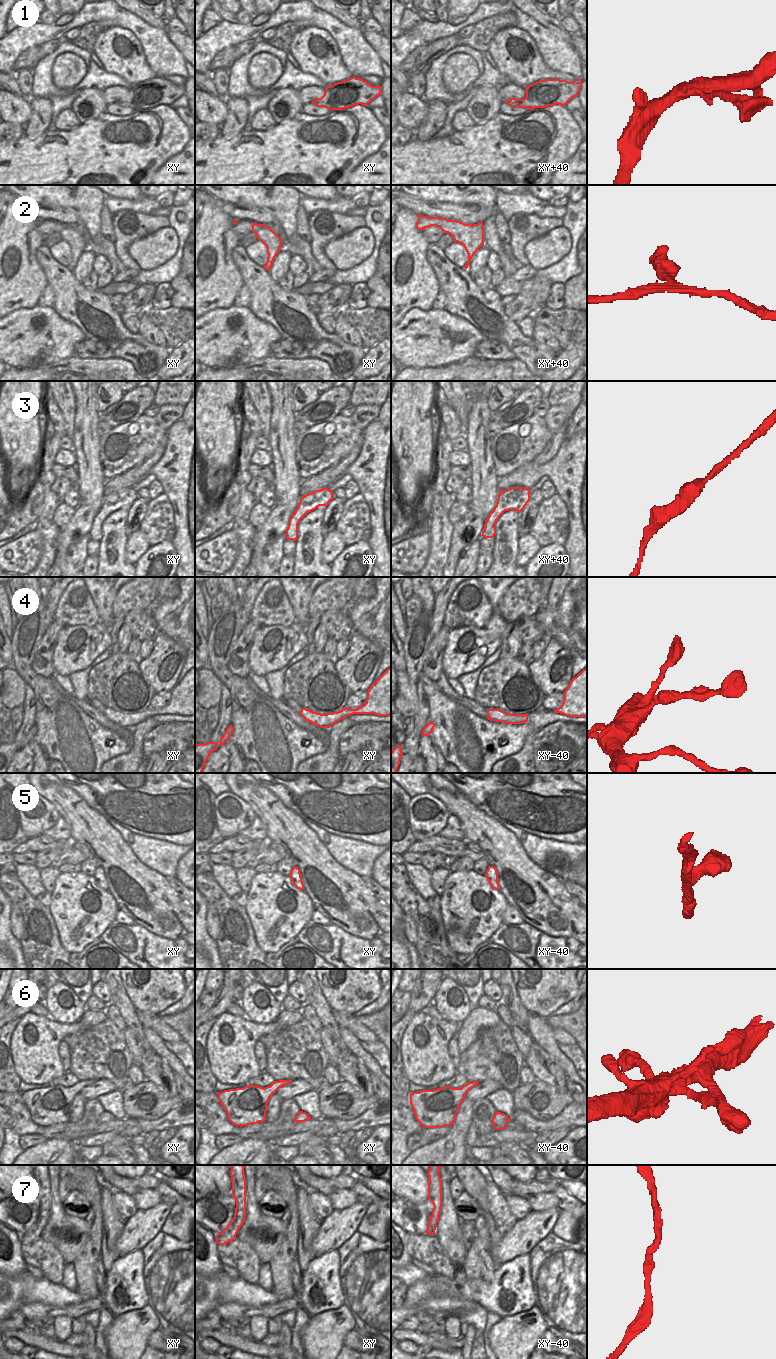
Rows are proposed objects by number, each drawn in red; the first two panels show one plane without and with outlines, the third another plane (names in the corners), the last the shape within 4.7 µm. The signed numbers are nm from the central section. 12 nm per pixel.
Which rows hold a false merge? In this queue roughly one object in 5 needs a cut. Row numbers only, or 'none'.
none

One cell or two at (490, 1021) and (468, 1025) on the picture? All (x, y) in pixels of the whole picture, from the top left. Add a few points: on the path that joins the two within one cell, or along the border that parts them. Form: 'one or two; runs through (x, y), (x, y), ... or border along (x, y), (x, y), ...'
one; runs through (485, 1021), (477, 1021), (473, 1025)

